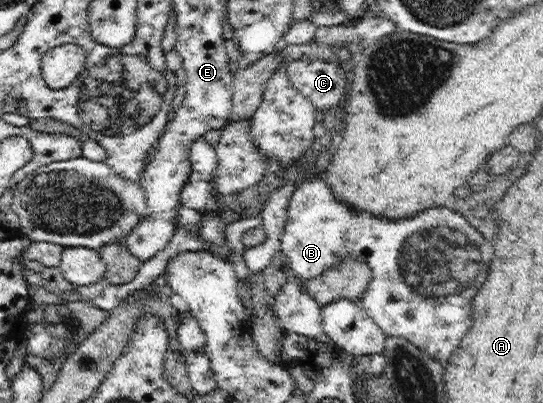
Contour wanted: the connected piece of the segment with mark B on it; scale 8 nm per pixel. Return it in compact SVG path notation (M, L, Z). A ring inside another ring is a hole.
M317 178L300 184L291 196L280 250L289 258L294 278L302 282L319 277L346 259L365 260L373 280L361 294L359 302L367 315L385 335L403 337L434 359L446 361L473 322L471 302L483 286L493 258L493 242L471 226L451 204L431 207L402 219L389 219L351 209L347 203L335 199L325 180Z

